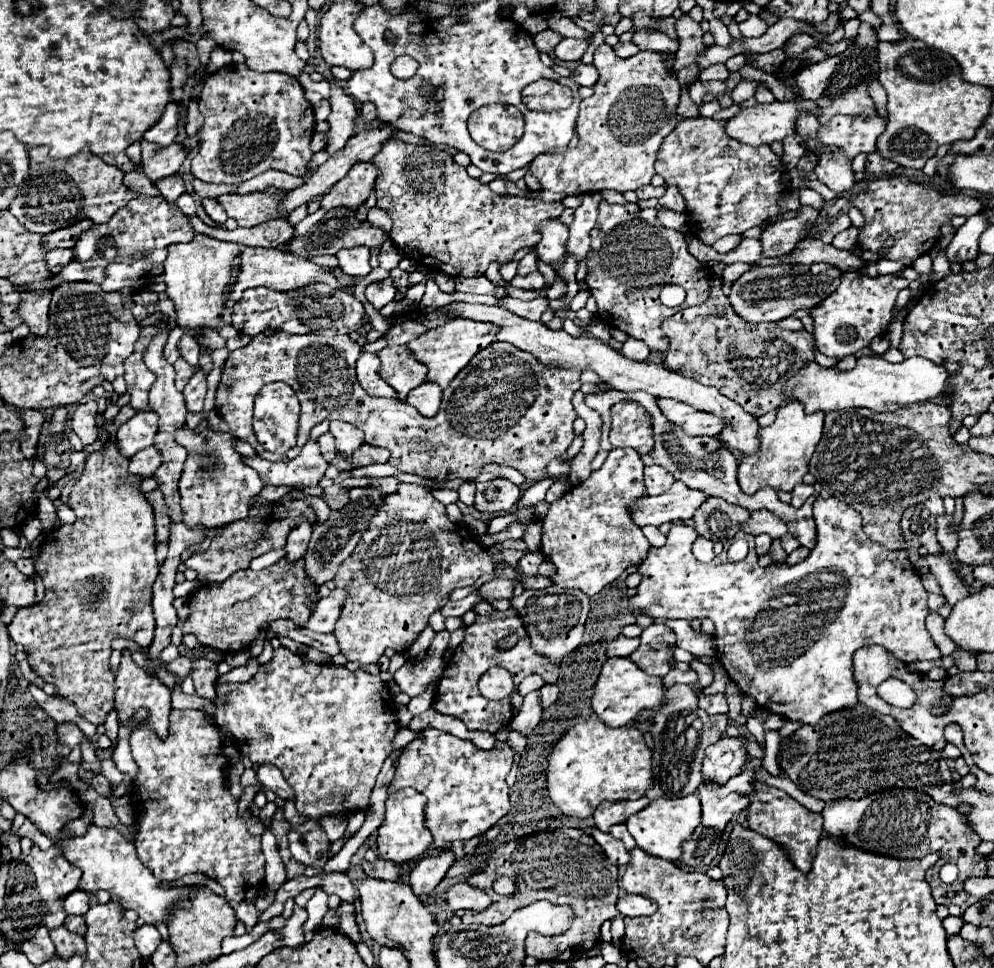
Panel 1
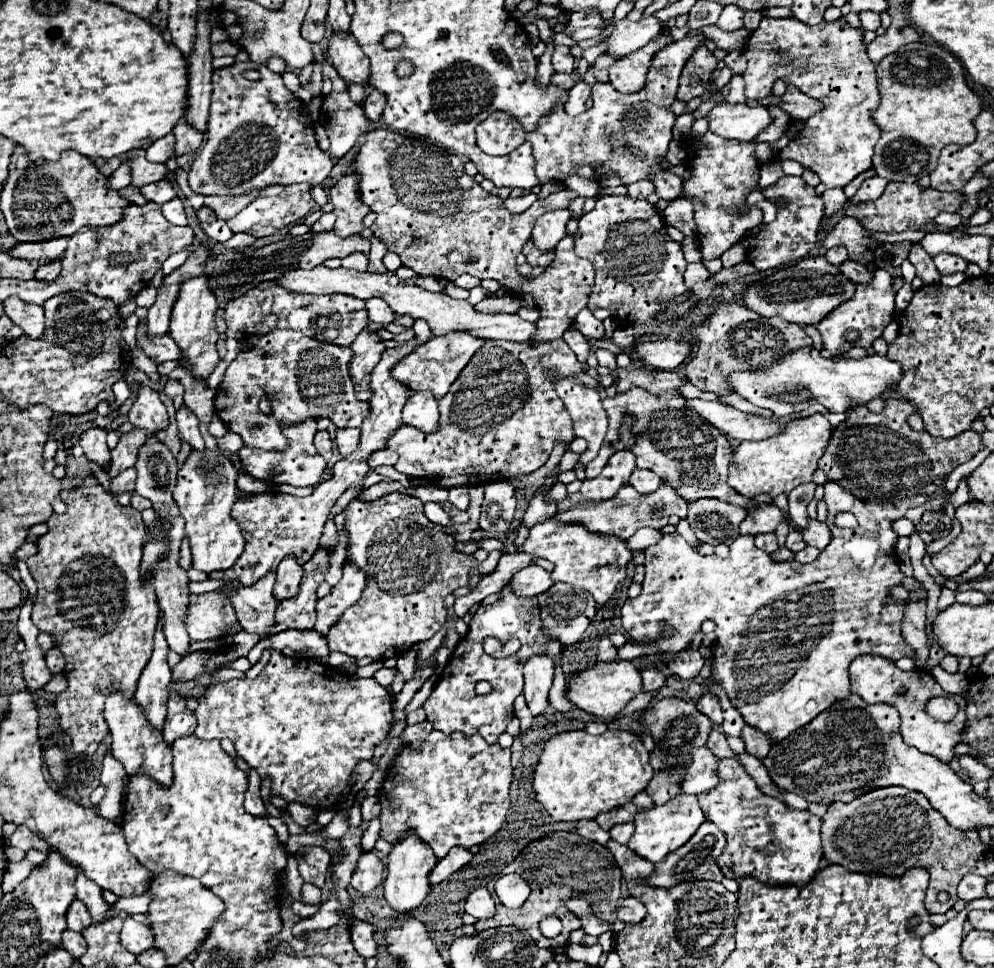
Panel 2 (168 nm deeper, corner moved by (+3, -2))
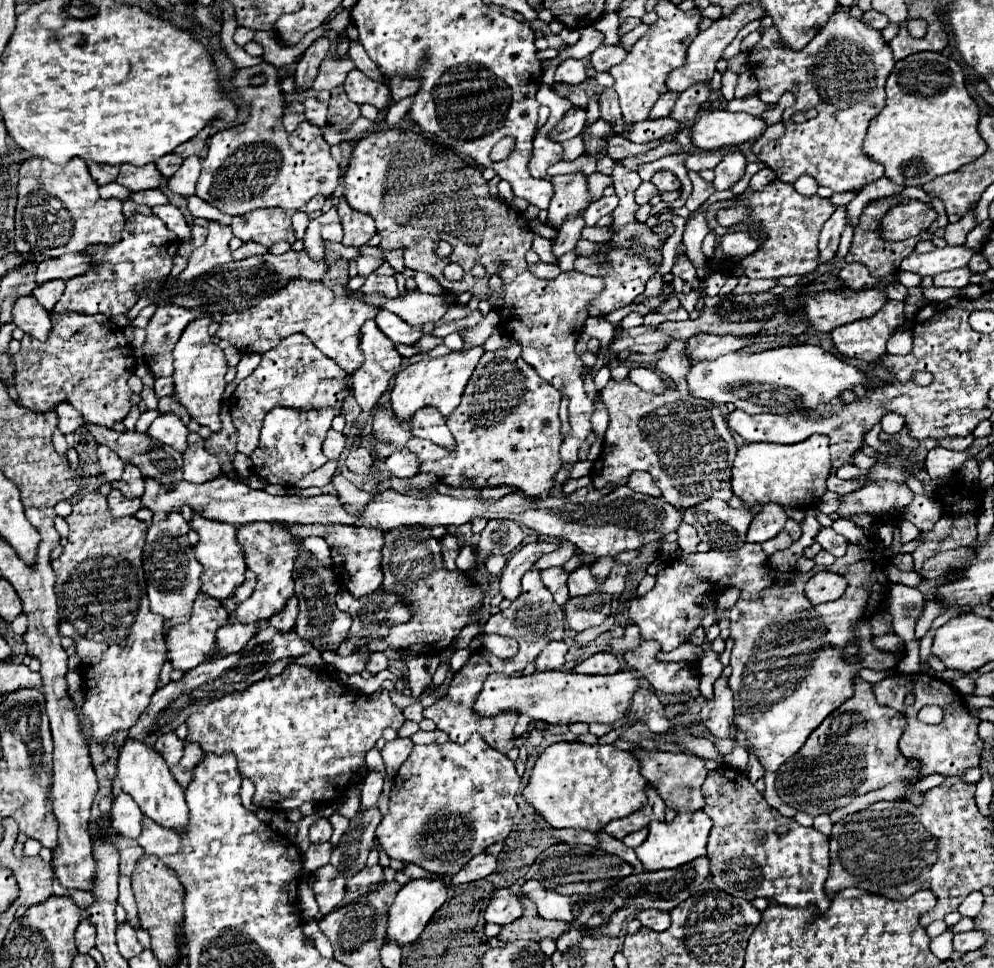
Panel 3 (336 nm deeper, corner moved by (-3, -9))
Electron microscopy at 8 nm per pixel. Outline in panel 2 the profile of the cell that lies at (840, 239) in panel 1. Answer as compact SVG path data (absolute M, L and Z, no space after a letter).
M832 247L826 251L826 259L832 263L832 265L840 265L842 261L848 259L848 251L846 247Z

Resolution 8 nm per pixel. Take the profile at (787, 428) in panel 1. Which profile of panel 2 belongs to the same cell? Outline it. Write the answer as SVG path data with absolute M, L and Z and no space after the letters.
M820 413L810 417L800 417L788 421L780 433L762 441L742 441L734 453L728 471L728 483L744 497L770 495L778 497L780 493L790 493L794 487L812 481L812 473L816 471L816 463L824 453L824 447L830 439L832 425Z

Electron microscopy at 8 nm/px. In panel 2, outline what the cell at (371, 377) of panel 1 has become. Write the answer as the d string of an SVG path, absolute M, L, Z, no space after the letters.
M364 329L350 347L354 351L354 357L350 361L350 377L354 381L356 397L360 401L368 401L370 399L370 373L380 361L380 355L386 347L380 343L380 337L370 329Z

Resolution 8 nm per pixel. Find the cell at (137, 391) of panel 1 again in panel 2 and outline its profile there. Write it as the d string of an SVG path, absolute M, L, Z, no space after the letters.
M140 385L136 401L130 407L128 421L134 427L142 427L148 433L156 433L158 429L164 429L168 425L168 413L164 403L160 401L158 393L152 387Z

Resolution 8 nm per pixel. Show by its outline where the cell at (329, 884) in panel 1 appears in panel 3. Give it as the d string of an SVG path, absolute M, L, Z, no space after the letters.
M368 772L362 784L362 798L360 804L364 810L368 810L370 806L376 804L380 792L382 792L382 784L384 784L384 774L380 772Z

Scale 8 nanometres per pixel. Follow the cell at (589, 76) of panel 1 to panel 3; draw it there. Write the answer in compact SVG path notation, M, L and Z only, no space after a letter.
M572 106L564 114L564 118L560 122L560 128L552 130L552 138L556 138L556 142L570 140L570 138L574 138L574 136L580 134L580 130L582 130L584 124L586 124L586 112L580 110L580 108L576 108L576 106Z

